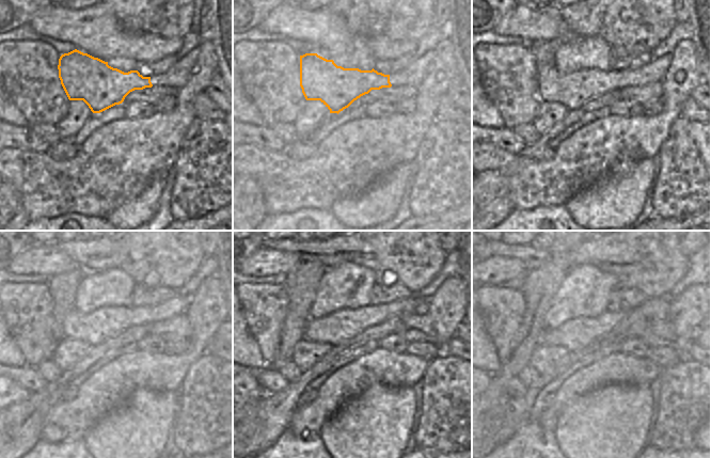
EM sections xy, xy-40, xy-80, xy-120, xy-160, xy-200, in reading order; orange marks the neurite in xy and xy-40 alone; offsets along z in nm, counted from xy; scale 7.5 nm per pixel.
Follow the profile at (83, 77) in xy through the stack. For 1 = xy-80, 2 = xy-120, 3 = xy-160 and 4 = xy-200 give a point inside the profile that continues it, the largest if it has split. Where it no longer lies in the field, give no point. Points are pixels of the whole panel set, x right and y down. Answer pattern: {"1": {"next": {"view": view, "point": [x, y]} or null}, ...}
{"1": {"next": {"view": "xy-80", "point": [573, 90]}}, "2": {"next": {"view": "xy-120", "point": [104, 324]}}, "3": {"next": {"view": "xy-160", "point": [340, 327]}}, "4": {"next": {"view": "xy-200", "point": [577, 333]}}}

